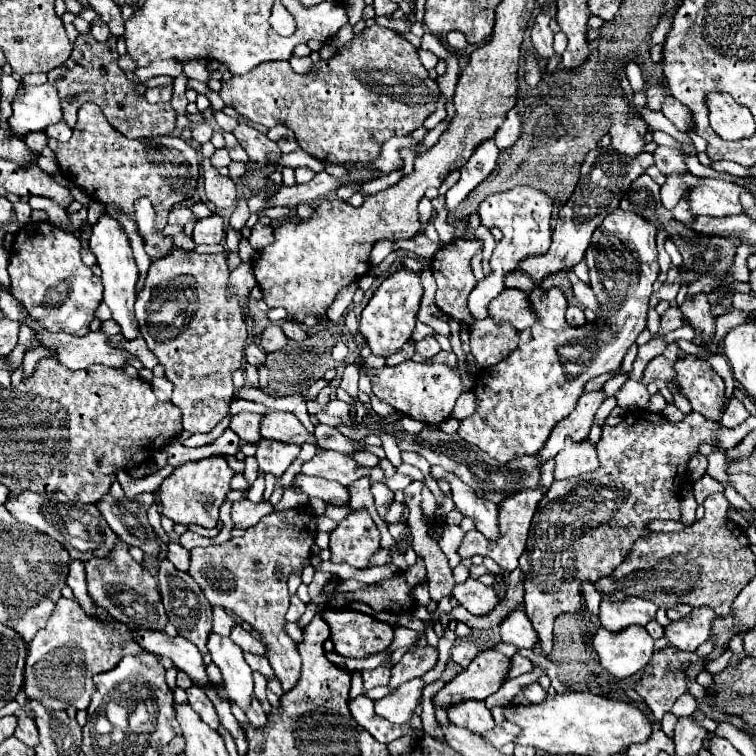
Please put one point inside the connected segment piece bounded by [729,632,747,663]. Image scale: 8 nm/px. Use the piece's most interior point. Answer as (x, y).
(736, 644)

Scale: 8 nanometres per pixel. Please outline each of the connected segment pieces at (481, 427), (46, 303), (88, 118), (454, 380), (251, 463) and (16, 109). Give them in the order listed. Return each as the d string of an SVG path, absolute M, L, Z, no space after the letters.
M623 209L609 213L595 229L591 247L585 253L585 261L589 271L593 271L593 293L599 299L601 315L597 315L593 323L585 323L585 327L571 327L565 321L565 297L559 289L537 289L531 293L533 305L537 305L537 311L541 313L541 325L533 325L533 329L521 331L519 345L507 359L479 371L473 389L477 395L477 411L471 417L465 417L459 425L459 435L467 443L481 447L501 463L507 463L517 455L539 453L549 439L551 429L573 411L573 405L583 393L583 385L591 377L619 369L627 349L645 329L651 287L659 273L655 235L657 229L653 225L649 225L643 217Z
M47 221L29 223L29 227L17 231L15 241L13 241L11 259L9 259L9 277L11 277L9 293L17 301L21 301L25 305L25 309L31 313L31 317L35 321L39 321L47 331L53 331L53 333L65 331L69 335L83 337L89 331L89 323L95 317L93 313L103 299L103 285L101 285L101 279L95 277L91 273L91 269L83 265L79 249L81 249L81 245L79 245L79 239L75 235L65 233Z
M85 103L79 109L79 117L77 117L75 129L73 129L73 137L67 143L61 143L57 139L49 139L47 145L51 147L51 151L57 157L57 165L63 171L61 175L65 179L69 179L73 185L81 187L91 199L101 201L101 203L117 203L125 213L133 215L133 201L137 197L149 197L153 207L157 209L157 225L161 225L161 227L167 225L169 209L173 205L181 203L183 199L187 199L195 191L197 177L199 177L199 153L191 143L187 143L179 137L127 139L117 129L113 129L109 125L105 115L101 113L101 109L93 103Z
M407 360L395 367L367 371L367 375L371 377L373 393L379 401L389 403L399 413L409 415L411 419L417 419L425 425L439 425L441 421L445 421L451 415L457 397L465 391L459 367L453 369L449 365L425 365Z
M254 456L246 457L244 463L245 463L244 477L249 481L249 487L243 490L243 492L247 496L250 487L258 477L258 463Z
M51 83L19 87L13 101L13 115L9 117L11 133L15 137L29 131L45 129L61 119L61 105L57 87Z

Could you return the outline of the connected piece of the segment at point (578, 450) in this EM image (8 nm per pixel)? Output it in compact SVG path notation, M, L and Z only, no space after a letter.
M567 437L565 449L555 455L555 463L555 479L579 477L599 467L595 445L589 439L573 441L571 437Z

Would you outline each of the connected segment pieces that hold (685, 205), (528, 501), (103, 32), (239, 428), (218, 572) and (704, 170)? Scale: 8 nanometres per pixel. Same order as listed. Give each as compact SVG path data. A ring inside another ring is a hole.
M685 191L683 197L681 197L681 201L675 205L675 209L673 209L673 217L675 217L677 221L685 223L685 225L695 223L697 217L695 217L695 215L691 213L691 209L689 209L689 191Z
M525 489L521 493L515 493L513 497L507 497L499 506L499 524L500 536L497 541L487 541L483 537L483 533L479 531L469 531L463 537L463 543L459 545L457 553L461 559L465 557L473 557L473 555L481 555L481 557L491 557L495 563L499 563L505 571L513 571L517 567L517 559L521 557L521 553L525 551L525 541L527 541L527 533L529 533L529 525L531 525L531 517L537 509L537 501L543 497L541 489Z
M101 19L91 24L91 34L97 41L107 41L109 35L111 35L109 27Z
M241 411L241 413L237 413L237 415L231 415L231 425L229 425L229 427L231 427L243 441L257 443L257 441L261 439L261 435L259 435L259 421L261 421L261 415Z
M295 507L265 515L257 525L247 527L243 537L233 537L227 543L207 549L195 547L191 551L189 575L197 581L197 585L201 585L211 605L231 611L237 619L247 621L261 633L265 655L283 689L291 689L301 671L301 657L295 649L295 641L285 633L285 613L289 609L287 575L293 569L301 569L303 561L309 557L315 541L313 529L315 517L305 515L305 507ZM277 565L281 565L285 573L281 581L277 581L273 573Z
M684 153L684 155L688 171L693 175L703 178L722 179L728 182L735 182L740 179L739 177L733 176L728 173L716 172L712 168L702 165L696 156L690 156L686 153Z

